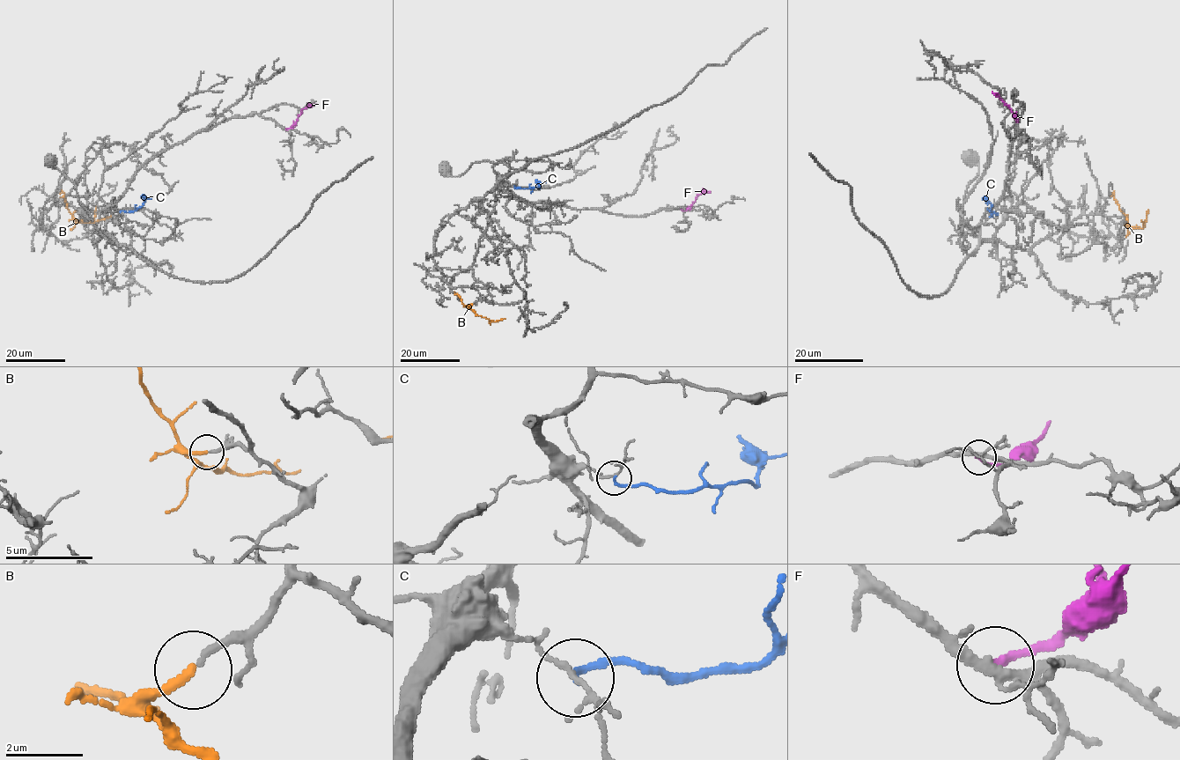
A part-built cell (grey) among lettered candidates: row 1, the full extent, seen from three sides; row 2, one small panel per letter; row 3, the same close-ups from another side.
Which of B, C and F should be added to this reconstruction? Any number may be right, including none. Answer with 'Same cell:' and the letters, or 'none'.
Same cell: B

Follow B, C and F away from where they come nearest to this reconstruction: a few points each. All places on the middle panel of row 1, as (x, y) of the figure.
B: (473, 304), (469, 307), (478, 316), (497, 321), (505, 318)
C: (513, 187), (537, 187), (538, 182), (534, 179)
F: (681, 209), (687, 210), (698, 195), (711, 192)

